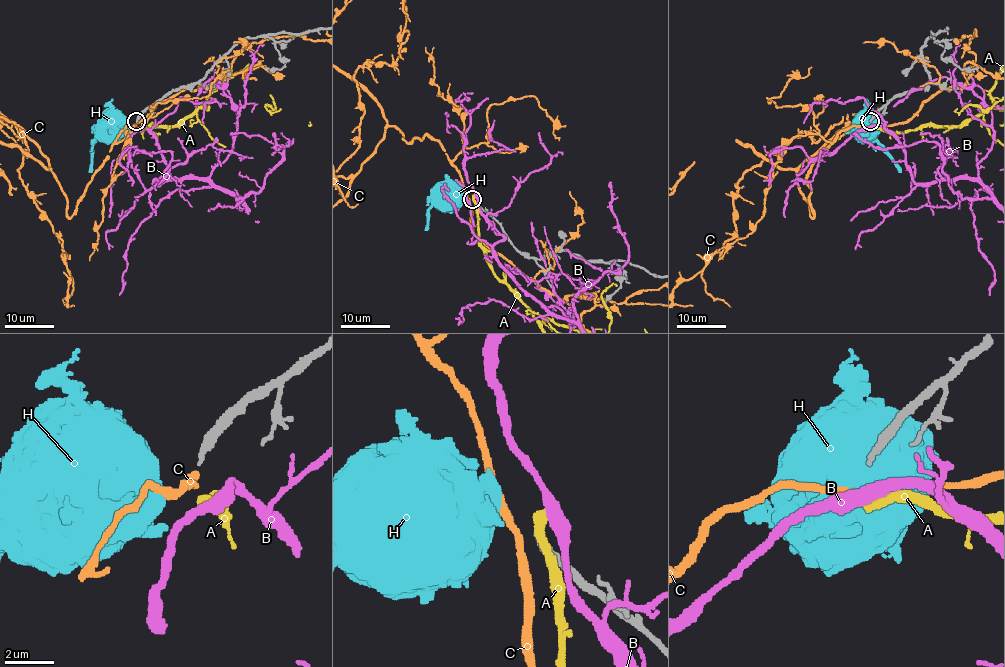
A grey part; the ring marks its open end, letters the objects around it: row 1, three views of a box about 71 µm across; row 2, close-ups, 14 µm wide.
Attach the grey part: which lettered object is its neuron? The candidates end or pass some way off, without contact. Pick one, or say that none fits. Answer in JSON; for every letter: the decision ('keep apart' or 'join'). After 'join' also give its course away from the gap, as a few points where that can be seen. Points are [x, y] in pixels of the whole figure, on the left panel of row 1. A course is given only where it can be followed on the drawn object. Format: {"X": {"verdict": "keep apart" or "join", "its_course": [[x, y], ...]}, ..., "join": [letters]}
{"A": {"verdict": "keep apart"}, "B": {"verdict": "keep apart"}, "C": {"verdict": "keep apart"}, "H": {"verdict": "keep apart"}, "join": []}

